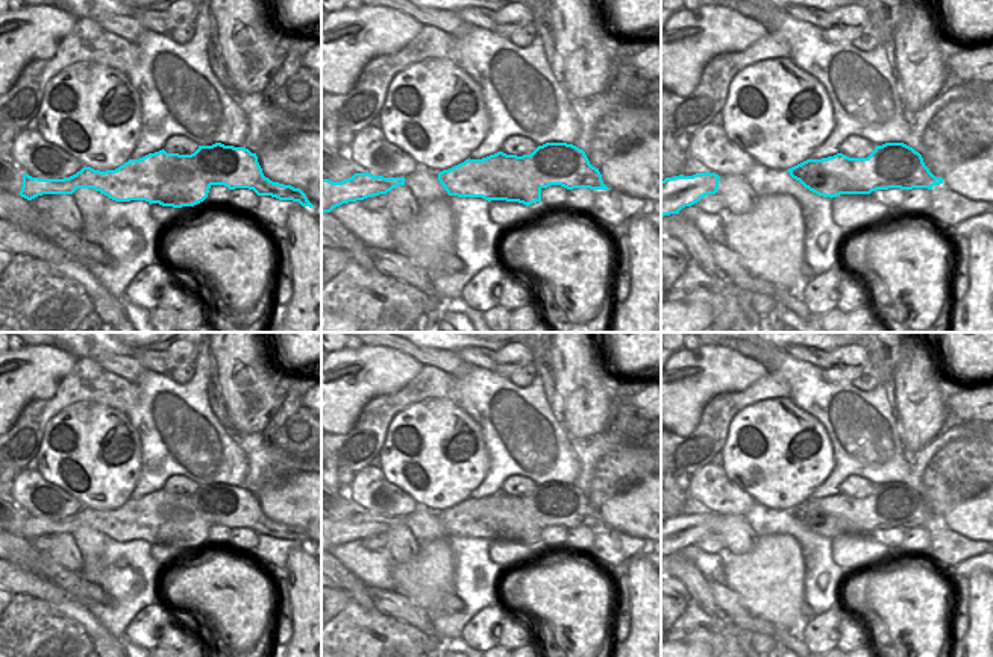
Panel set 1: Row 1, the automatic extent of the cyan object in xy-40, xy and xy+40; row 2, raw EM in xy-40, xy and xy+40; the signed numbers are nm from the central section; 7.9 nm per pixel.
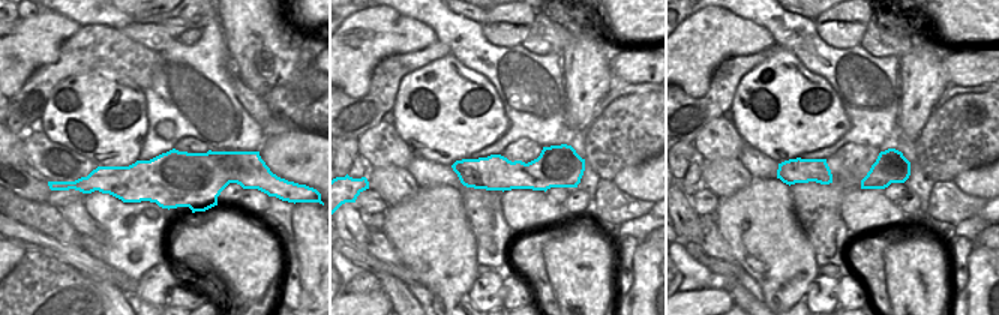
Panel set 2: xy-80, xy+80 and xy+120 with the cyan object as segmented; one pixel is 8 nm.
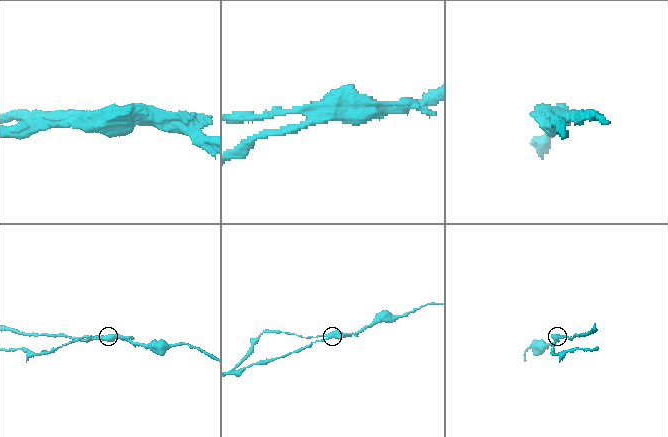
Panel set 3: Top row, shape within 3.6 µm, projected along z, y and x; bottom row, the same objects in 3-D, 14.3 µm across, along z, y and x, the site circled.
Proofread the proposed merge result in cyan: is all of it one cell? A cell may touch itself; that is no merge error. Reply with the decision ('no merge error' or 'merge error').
merge error

